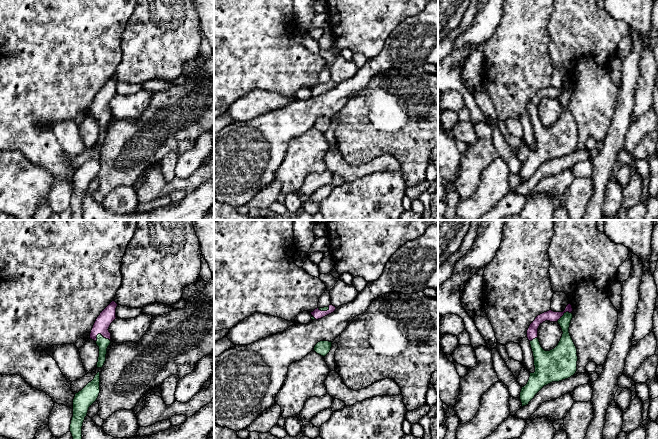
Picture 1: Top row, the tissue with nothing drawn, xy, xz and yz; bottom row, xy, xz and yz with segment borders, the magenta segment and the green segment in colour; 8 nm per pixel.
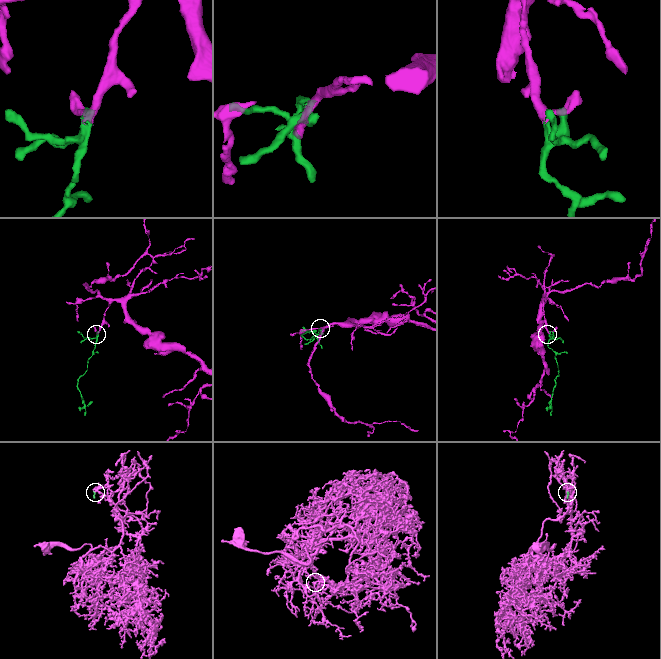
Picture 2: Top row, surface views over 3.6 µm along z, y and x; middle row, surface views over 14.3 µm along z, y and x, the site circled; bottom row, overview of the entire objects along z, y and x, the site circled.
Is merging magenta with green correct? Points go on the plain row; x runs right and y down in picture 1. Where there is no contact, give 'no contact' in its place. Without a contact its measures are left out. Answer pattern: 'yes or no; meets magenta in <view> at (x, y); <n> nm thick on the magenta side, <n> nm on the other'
yes; meets magenta in xy at (103, 112); 120 nm thick on the magenta side, 90 nm on the other

